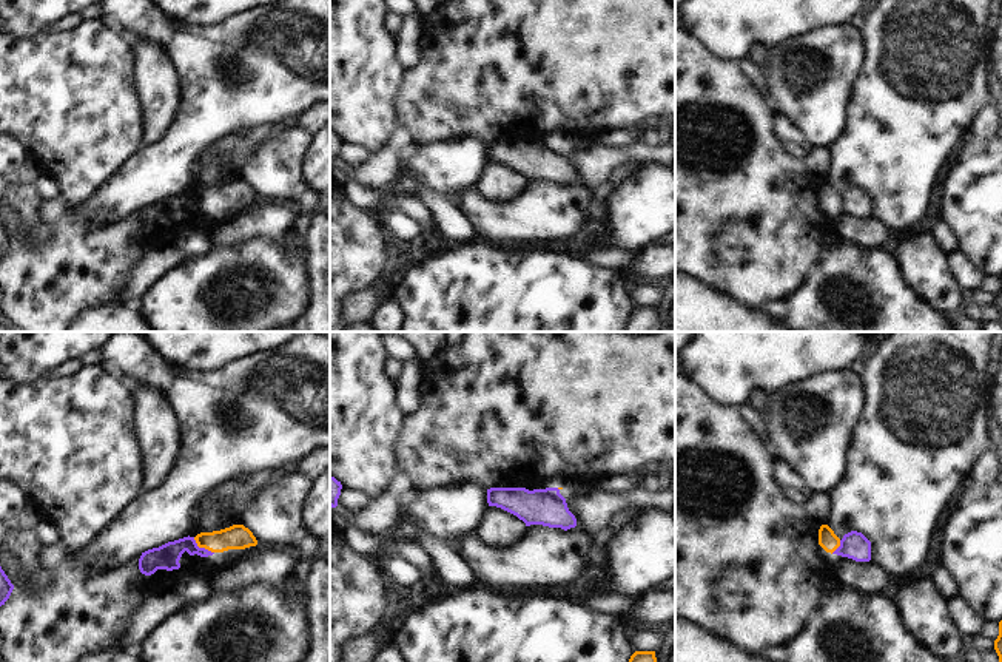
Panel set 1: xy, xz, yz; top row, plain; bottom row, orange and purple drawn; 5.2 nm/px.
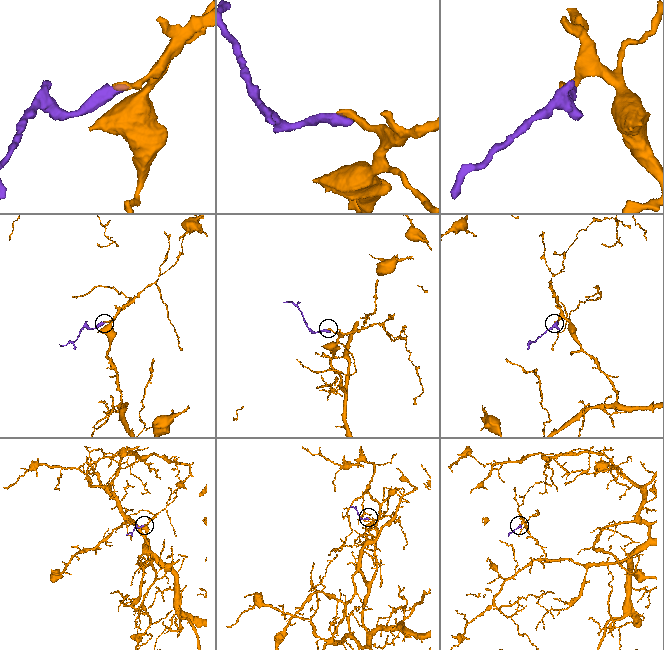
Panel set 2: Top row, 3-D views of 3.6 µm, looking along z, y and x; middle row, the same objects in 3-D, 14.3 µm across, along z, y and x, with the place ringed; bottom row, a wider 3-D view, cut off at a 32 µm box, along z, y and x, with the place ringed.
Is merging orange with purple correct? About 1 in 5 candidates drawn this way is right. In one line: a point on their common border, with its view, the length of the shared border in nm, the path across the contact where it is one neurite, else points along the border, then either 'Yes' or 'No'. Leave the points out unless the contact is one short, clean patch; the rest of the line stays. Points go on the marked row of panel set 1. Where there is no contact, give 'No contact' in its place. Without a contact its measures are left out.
Touches orange at xy (202, 547). Shared border 140 nm. Boundary: xy (193, 537), (199, 547), (213, 553). No

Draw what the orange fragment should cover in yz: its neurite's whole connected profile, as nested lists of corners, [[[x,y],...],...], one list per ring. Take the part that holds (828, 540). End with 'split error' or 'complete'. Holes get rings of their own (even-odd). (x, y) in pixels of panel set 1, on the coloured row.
[[[822,525],[819,529],[819,545],[826,552],[834,552],[840,546],[840,539],[834,534],[834,531],[828,525]]]; complete

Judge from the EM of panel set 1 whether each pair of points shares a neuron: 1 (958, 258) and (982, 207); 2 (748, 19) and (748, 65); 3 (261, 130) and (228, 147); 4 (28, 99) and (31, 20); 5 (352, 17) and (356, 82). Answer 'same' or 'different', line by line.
1: different
2: different
3: same
4: different
5: same

